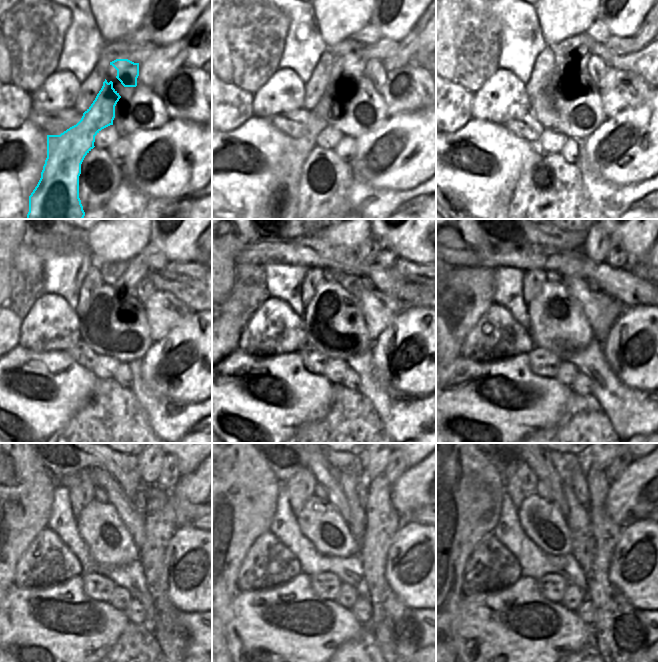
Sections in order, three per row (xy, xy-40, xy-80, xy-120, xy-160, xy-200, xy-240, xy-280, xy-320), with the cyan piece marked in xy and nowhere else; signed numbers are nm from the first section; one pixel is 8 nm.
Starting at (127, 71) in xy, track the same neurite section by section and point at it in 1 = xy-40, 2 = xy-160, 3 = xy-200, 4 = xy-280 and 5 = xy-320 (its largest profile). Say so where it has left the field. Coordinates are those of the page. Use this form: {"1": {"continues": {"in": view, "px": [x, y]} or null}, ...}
{"1": {"continues": {"in": "xy-40", "px": [354, 66]}}, "2": {"continues": {"in": "xy-160", "px": [367, 251]}}, "3": {"continues": {"in": "xy-200", "px": [596, 245]}}, "4": {"continues": {"in": "xy-280", "px": [374, 463]}}, "5": {"continues": {"in": "xy-320", "px": [601, 463]}}}

